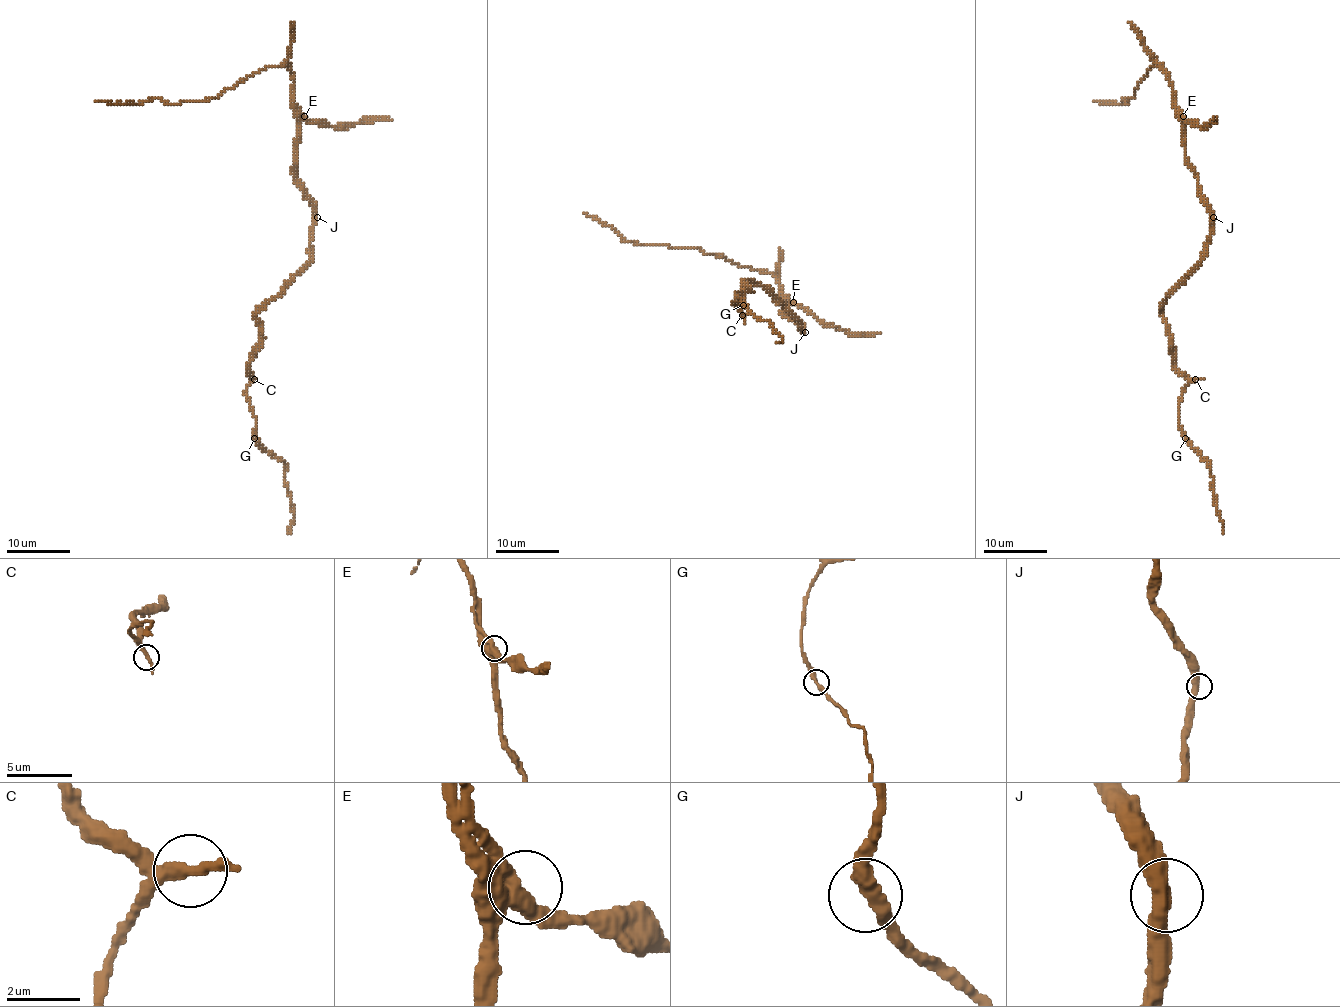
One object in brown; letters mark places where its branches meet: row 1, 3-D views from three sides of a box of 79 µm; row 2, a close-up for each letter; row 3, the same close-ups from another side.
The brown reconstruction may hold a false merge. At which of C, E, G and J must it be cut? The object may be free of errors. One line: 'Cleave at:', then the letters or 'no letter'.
Cleave at: no letter

